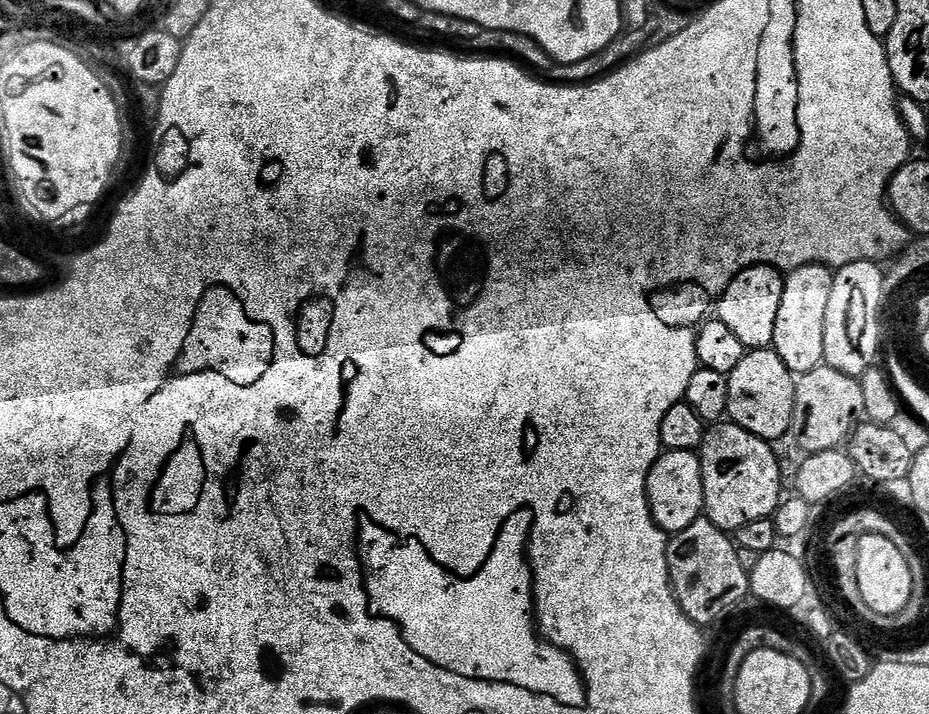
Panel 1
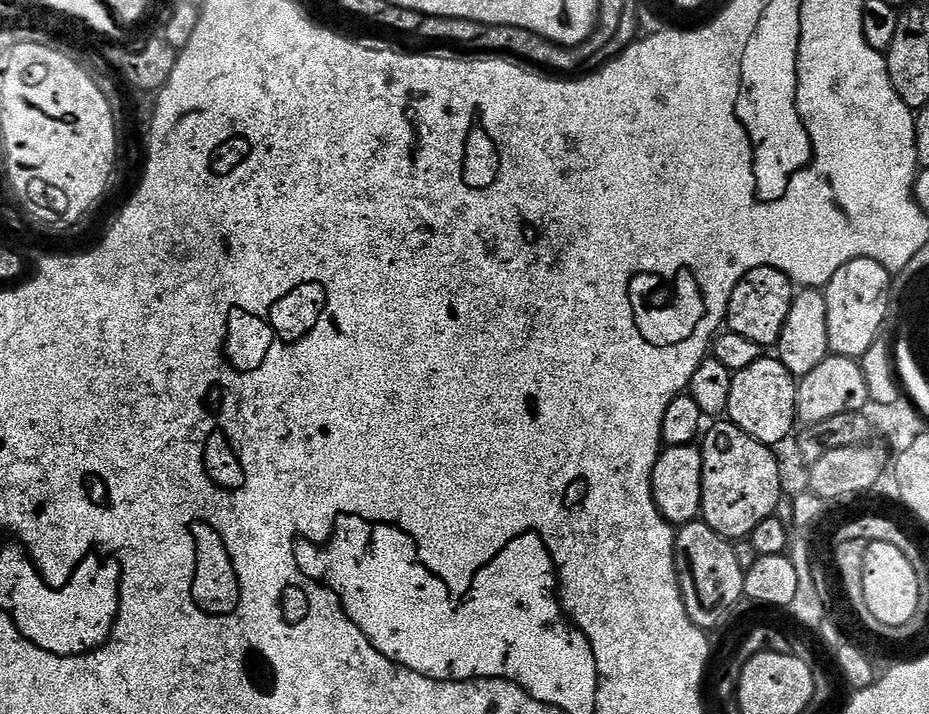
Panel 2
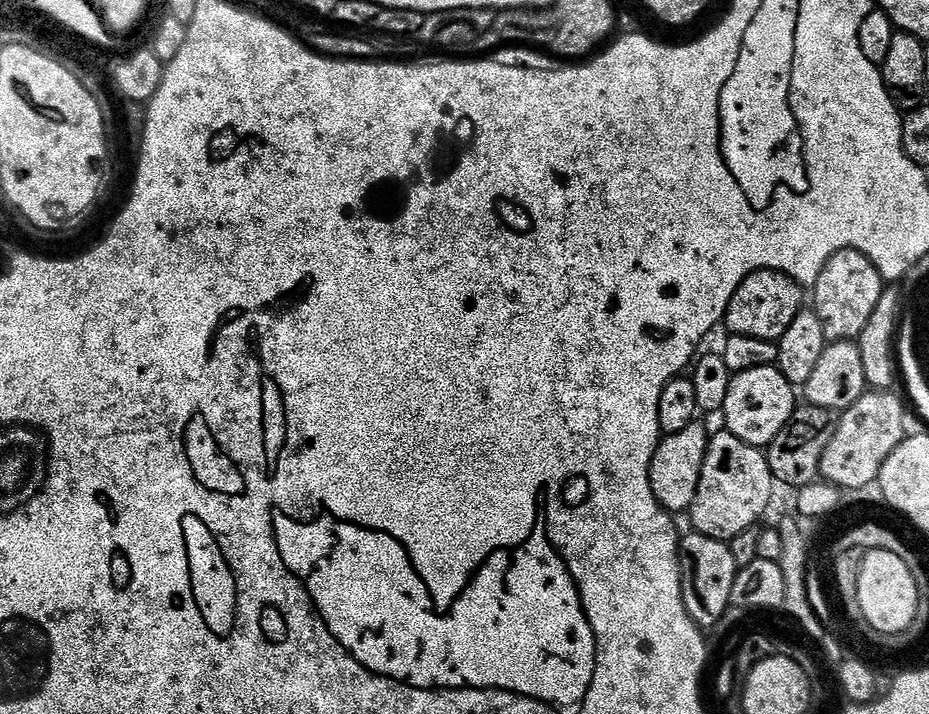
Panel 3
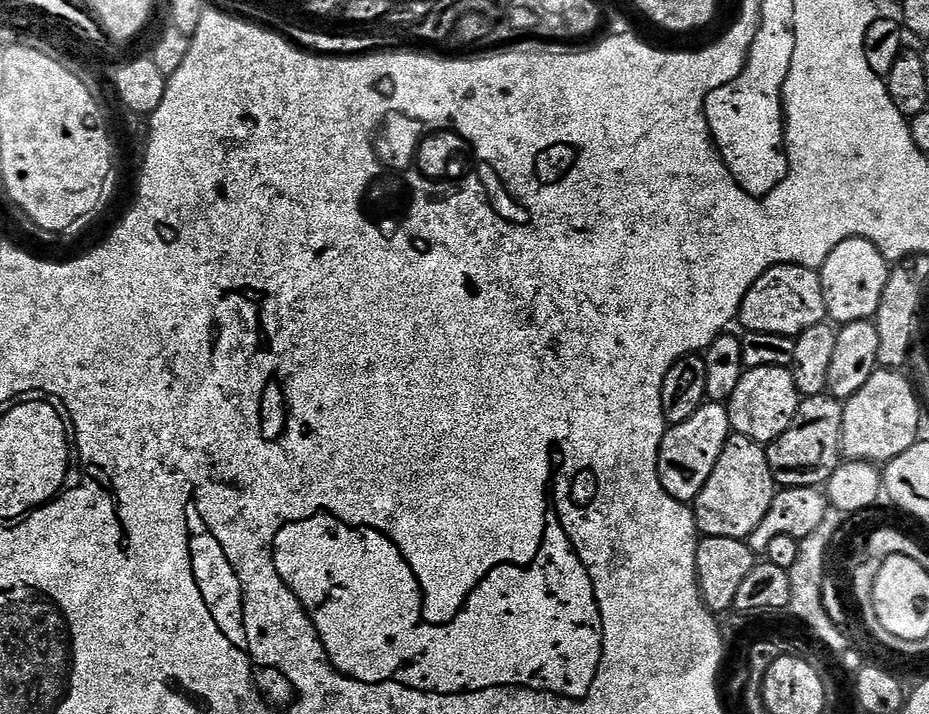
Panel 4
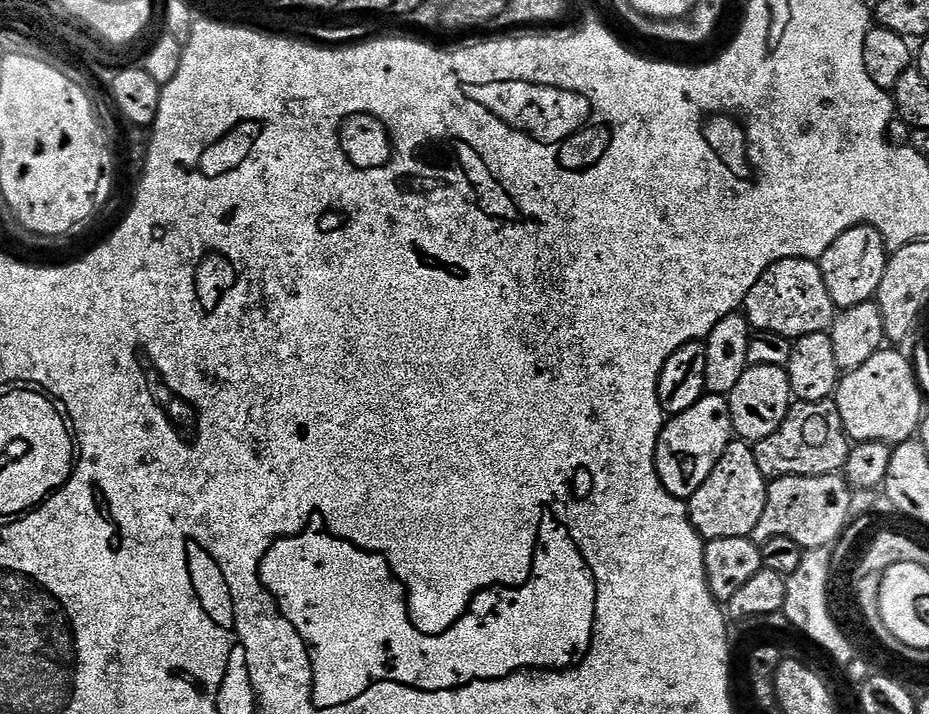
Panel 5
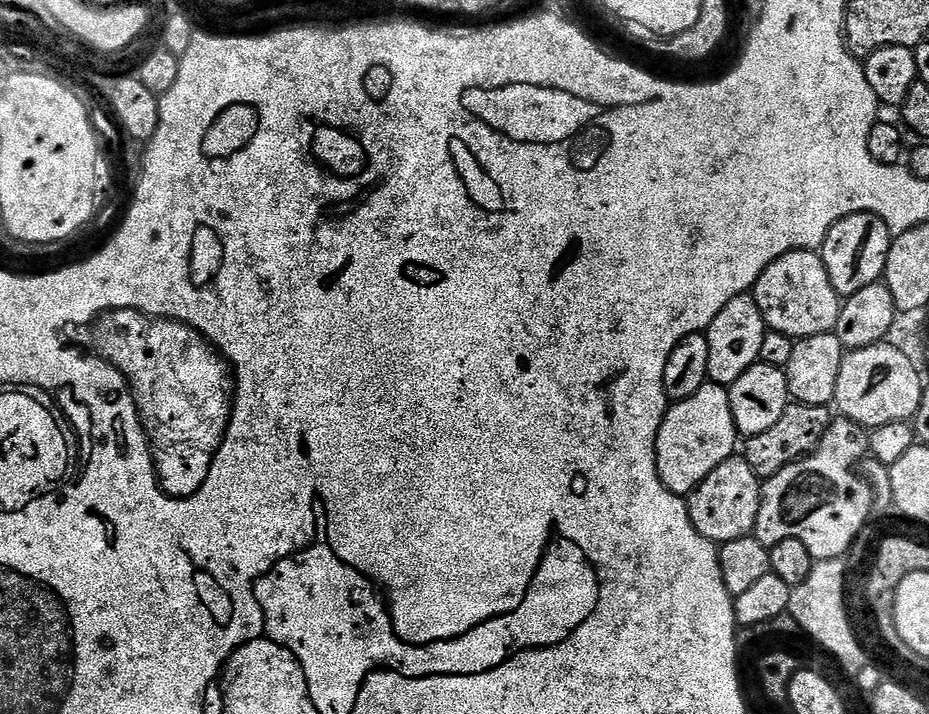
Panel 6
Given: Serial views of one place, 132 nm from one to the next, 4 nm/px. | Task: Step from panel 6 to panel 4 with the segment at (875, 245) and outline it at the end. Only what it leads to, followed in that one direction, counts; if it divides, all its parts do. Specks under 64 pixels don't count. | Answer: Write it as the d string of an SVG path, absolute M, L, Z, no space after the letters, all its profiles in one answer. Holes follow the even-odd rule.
M859 236L850 238L846 242L838 242L838 246L834 246L834 250L830 250L830 258L826 258L826 262L818 271L822 282L822 294L826 298L827 319L833 325L843 326L850 322L872 320L875 317L878 306L882 302L882 290L886 290L890 262L869 240L863 240Z

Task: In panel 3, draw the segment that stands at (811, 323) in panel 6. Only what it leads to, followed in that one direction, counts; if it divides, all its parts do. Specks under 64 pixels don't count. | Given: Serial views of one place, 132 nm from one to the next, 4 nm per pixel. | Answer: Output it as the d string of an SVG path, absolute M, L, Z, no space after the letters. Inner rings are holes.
M755 272L744 279L734 298L730 298L730 306L723 323L728 324L729 333L737 336L779 341L780 336L790 330L790 322L794 322L794 318L798 318L805 307L804 292L805 289L785 272Z

